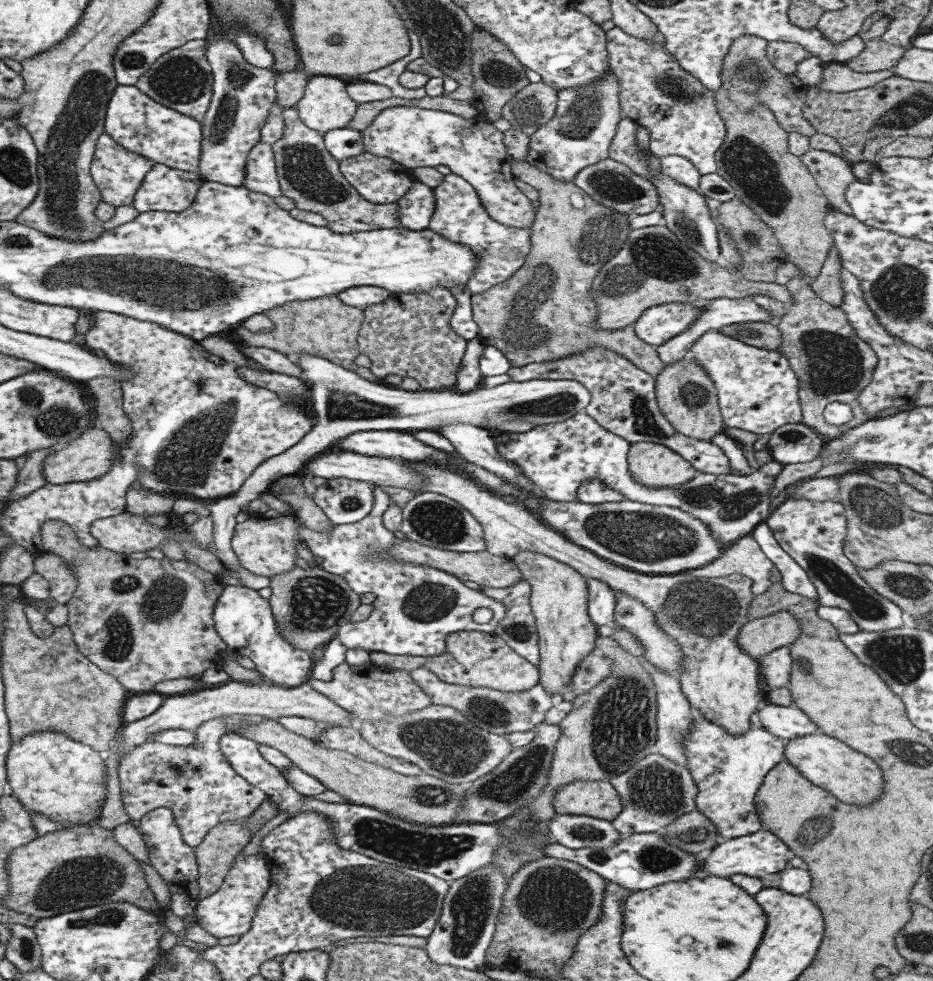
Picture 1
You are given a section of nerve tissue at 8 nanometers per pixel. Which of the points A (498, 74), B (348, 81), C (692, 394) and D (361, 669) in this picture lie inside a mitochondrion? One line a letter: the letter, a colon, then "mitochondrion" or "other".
A: mitochondrion
B: other
C: mitochondrion
D: other

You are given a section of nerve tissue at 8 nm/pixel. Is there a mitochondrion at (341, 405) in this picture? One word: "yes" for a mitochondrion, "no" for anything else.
yes

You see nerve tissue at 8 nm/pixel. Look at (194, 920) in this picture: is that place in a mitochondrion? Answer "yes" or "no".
no

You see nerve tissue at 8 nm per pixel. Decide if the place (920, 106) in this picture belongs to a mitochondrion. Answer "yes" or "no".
yes

